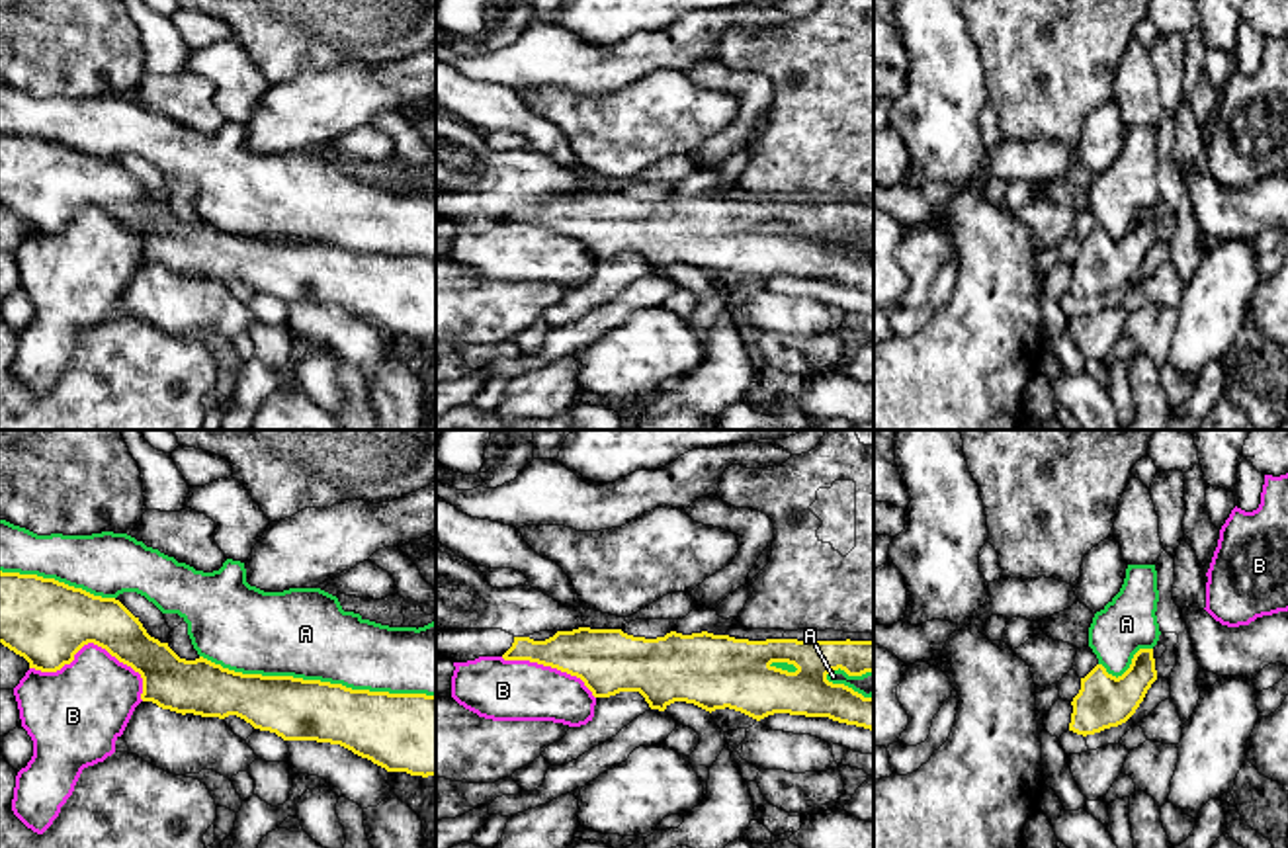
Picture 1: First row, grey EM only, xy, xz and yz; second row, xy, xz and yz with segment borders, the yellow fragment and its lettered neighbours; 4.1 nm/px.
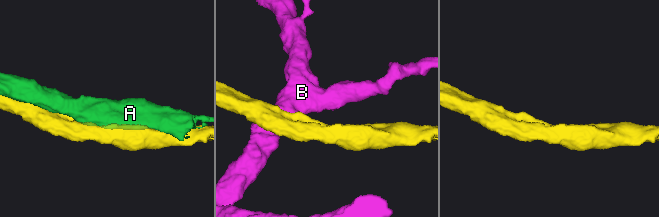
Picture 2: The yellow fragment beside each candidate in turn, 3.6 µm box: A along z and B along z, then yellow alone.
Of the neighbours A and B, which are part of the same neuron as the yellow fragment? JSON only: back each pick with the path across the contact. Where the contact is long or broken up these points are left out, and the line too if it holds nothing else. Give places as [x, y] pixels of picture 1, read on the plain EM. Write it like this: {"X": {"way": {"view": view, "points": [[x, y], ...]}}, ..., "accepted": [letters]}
{"accepted": []}

